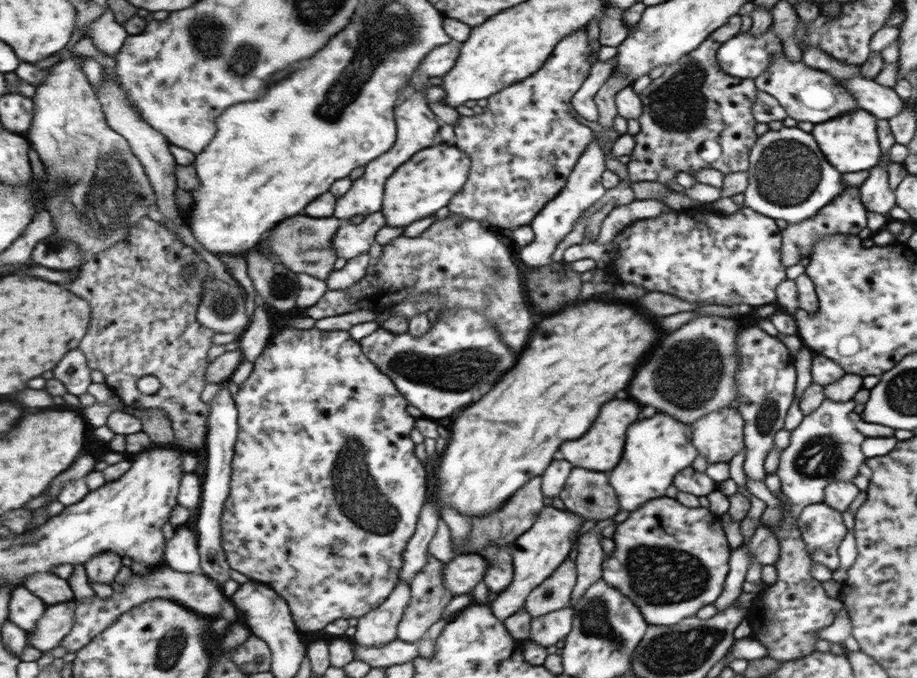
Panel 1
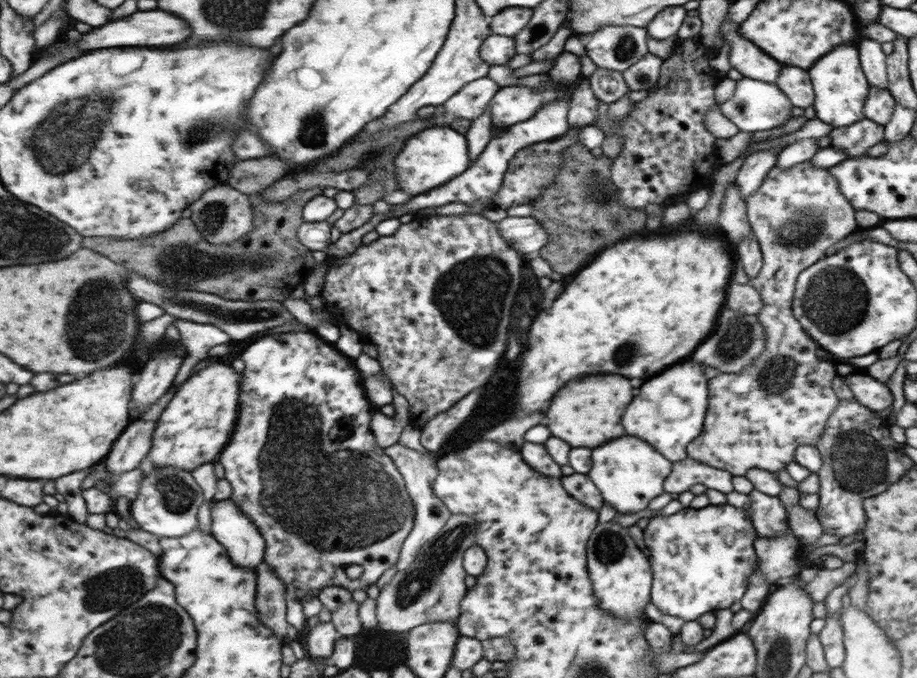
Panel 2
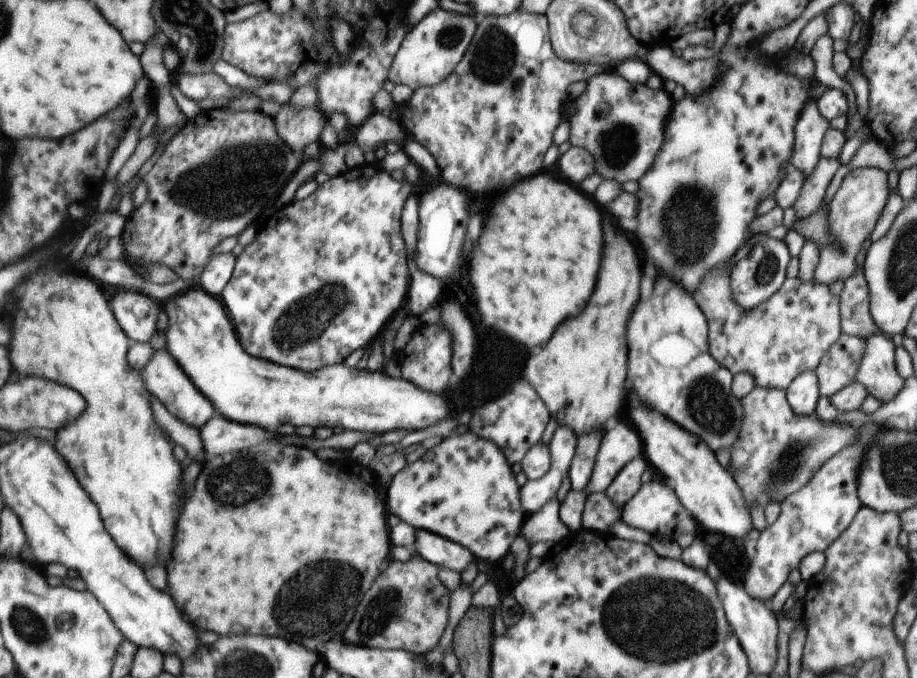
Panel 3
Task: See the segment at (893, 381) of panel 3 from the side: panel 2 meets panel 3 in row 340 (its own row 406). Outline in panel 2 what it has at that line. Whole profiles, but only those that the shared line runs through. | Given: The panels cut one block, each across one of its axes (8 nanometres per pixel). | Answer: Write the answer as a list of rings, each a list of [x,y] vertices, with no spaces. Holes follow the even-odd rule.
[[[848,370],[843,377],[844,384],[853,392],[854,398],[874,412],[892,407],[893,395],[889,388],[877,382],[870,375]]]

